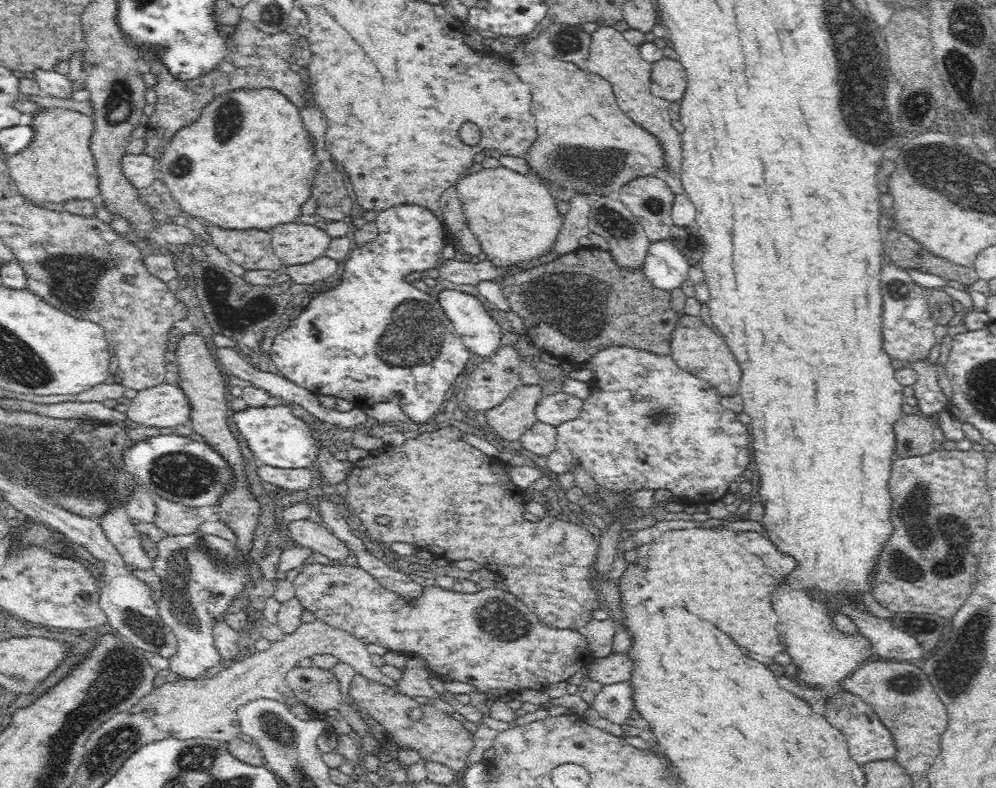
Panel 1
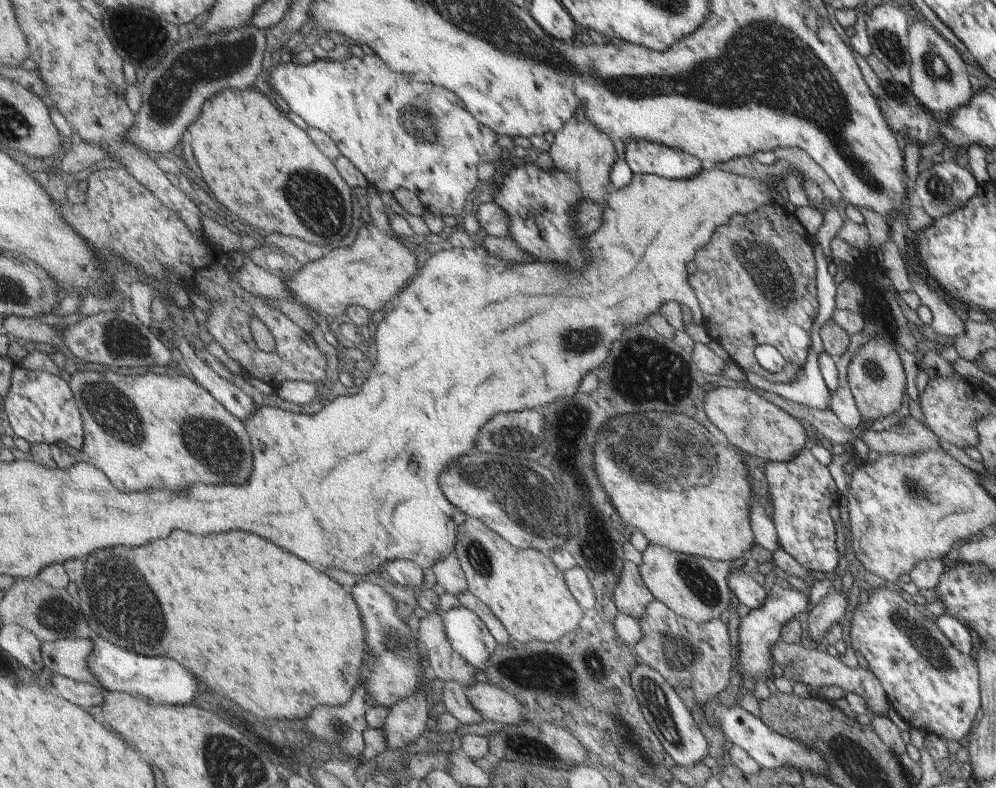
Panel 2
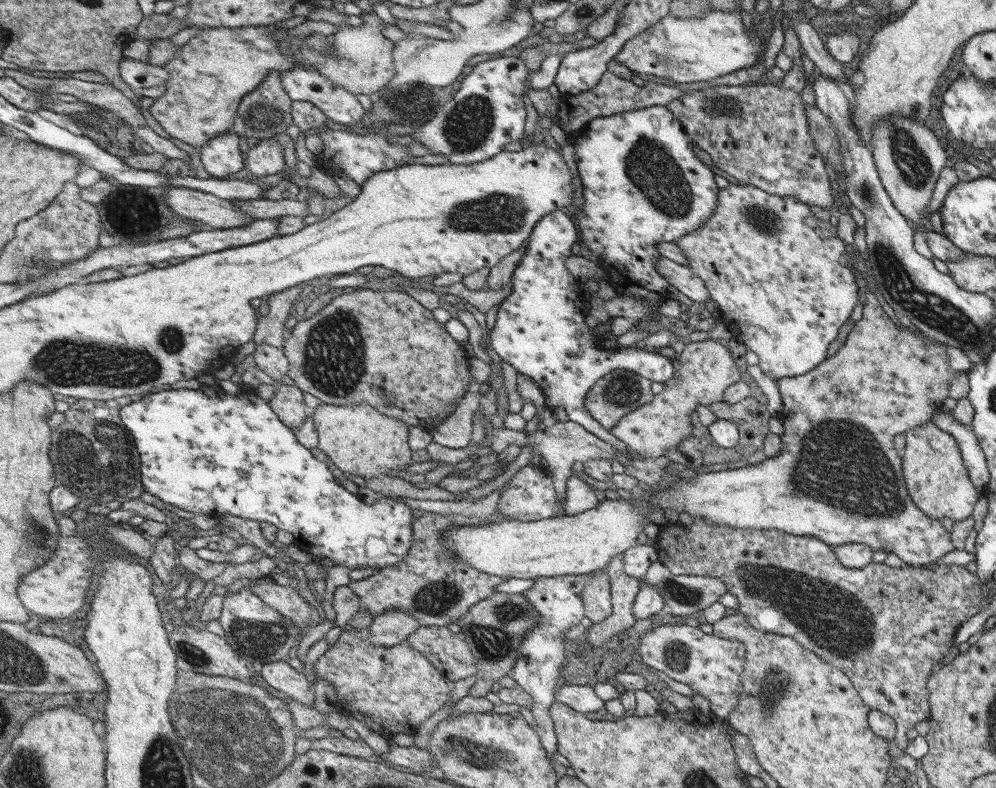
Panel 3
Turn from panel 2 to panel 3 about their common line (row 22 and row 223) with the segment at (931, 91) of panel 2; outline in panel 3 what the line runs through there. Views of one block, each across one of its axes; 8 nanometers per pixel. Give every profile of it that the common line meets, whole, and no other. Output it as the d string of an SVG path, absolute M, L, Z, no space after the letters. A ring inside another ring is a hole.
M892 114L874 122L868 145L873 153L874 165L881 178L882 187L893 202L894 208L915 224L917 232L913 233L913 249L931 261L934 256L926 240L929 222L923 210L933 194L935 180L941 168L945 166L945 150L939 146L933 133L919 120L892 116Z

